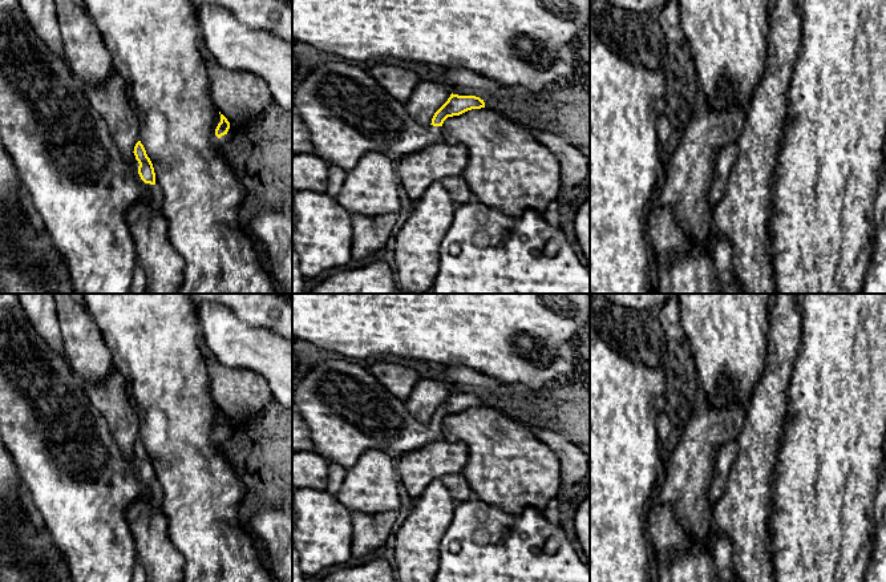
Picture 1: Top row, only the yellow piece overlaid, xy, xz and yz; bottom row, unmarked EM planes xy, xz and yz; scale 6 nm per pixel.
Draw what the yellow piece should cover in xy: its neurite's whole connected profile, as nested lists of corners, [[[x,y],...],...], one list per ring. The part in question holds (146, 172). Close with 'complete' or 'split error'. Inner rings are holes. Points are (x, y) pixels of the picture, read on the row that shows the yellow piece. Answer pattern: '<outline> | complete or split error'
[[[0,0],[0,138],[7,151],[13,159],[19,177],[27,190],[28,203],[52,237],[54,246],[58,248],[64,258],[68,272],[72,280],[72,286],[76,294],[130,294],[130,286],[133,282],[134,267],[138,264],[137,252],[133,235],[126,222],[126,211],[147,189],[155,186],[155,173],[150,158],[141,141],[134,146],[134,154],[128,161],[122,151],[114,144],[109,126],[104,117],[98,114],[92,106],[85,94],[82,81],[76,77],[64,58],[53,52],[35,32],[29,24],[19,0]]] | split error

